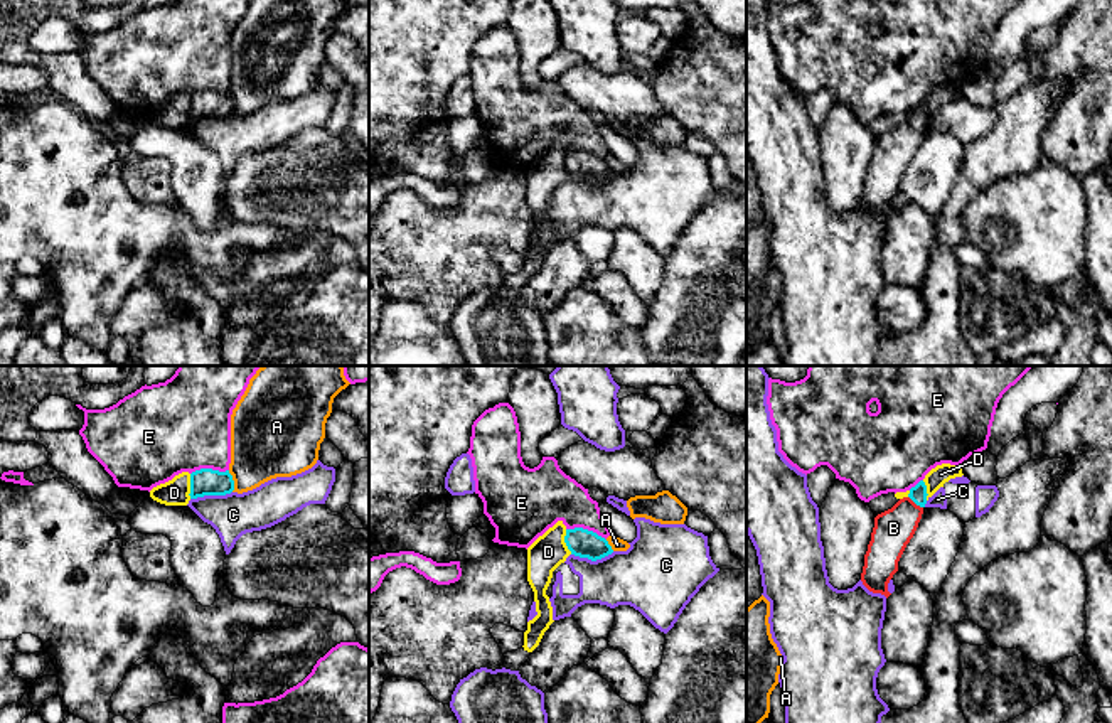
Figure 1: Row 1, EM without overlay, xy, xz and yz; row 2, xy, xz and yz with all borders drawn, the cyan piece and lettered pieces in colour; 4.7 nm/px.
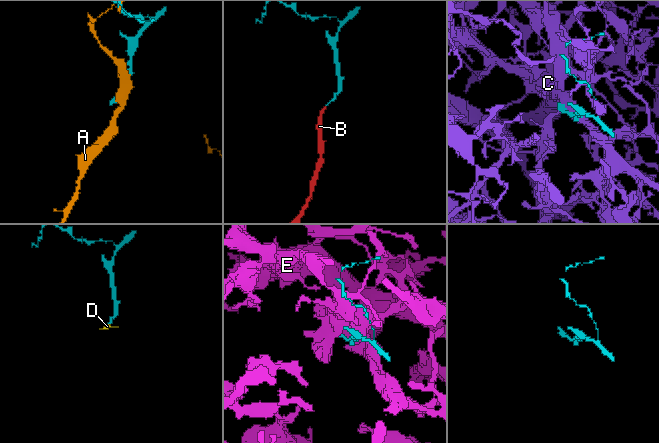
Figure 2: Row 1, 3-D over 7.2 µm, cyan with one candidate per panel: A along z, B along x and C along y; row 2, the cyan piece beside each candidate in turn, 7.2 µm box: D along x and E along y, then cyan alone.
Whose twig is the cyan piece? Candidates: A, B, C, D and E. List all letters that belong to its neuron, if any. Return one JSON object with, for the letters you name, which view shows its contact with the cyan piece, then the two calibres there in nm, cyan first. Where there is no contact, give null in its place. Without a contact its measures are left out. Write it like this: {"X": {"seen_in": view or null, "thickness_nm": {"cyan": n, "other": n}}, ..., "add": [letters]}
{"B": {"seen_in": "yz", "thickness_nm": {"cyan": 80, "other": 190}}, "add": ["B"]}

